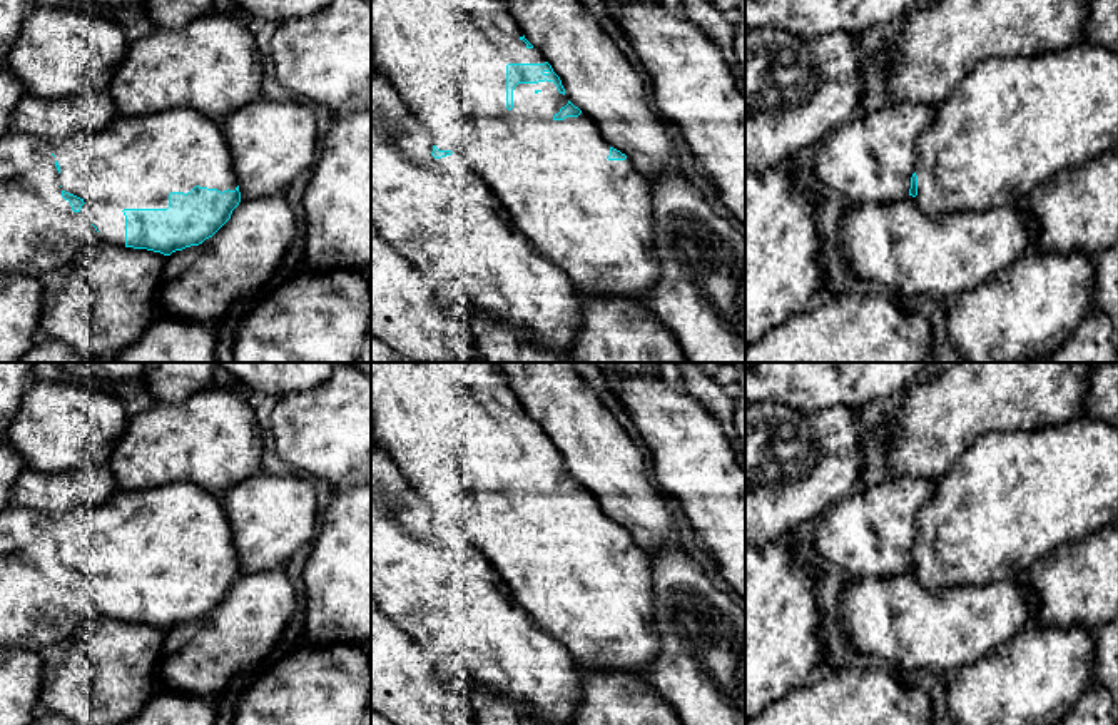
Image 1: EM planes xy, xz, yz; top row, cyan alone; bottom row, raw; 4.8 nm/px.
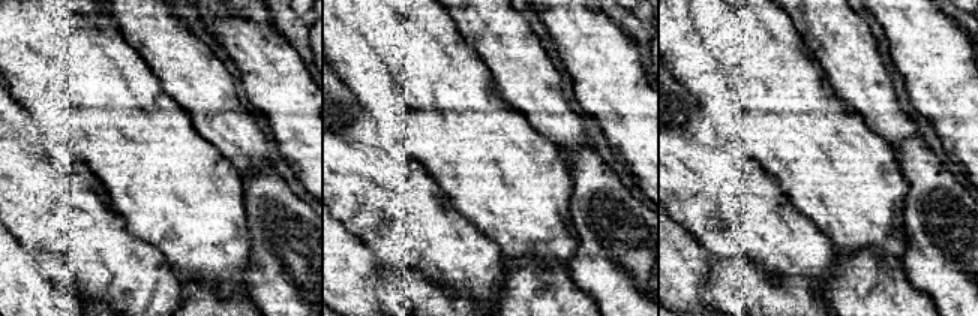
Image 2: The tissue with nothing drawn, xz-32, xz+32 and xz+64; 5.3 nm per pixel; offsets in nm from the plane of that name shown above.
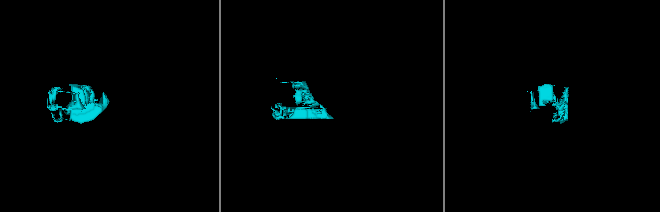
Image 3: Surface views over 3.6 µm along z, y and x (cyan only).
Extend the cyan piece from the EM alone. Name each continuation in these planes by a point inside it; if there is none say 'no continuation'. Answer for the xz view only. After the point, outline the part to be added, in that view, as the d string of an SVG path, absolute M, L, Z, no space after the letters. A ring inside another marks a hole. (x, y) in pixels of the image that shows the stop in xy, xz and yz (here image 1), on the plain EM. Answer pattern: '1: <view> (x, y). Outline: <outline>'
1: xz (445, 425). Outline: M371 362L371 439L389 454L404 479L424 499L409 525L433 531L436 520L453 526L441 535L473 541L533 623L562 641L582 668L627 672L648 682L652 663L660 651L650 555L628 533L607 533L610 520L597 496L585 488L553 493L568 478L553 456L518 458L513 464L513 483L506 483L506 439L546 436L538 424L528 423L521 411L515 389L493 362Z

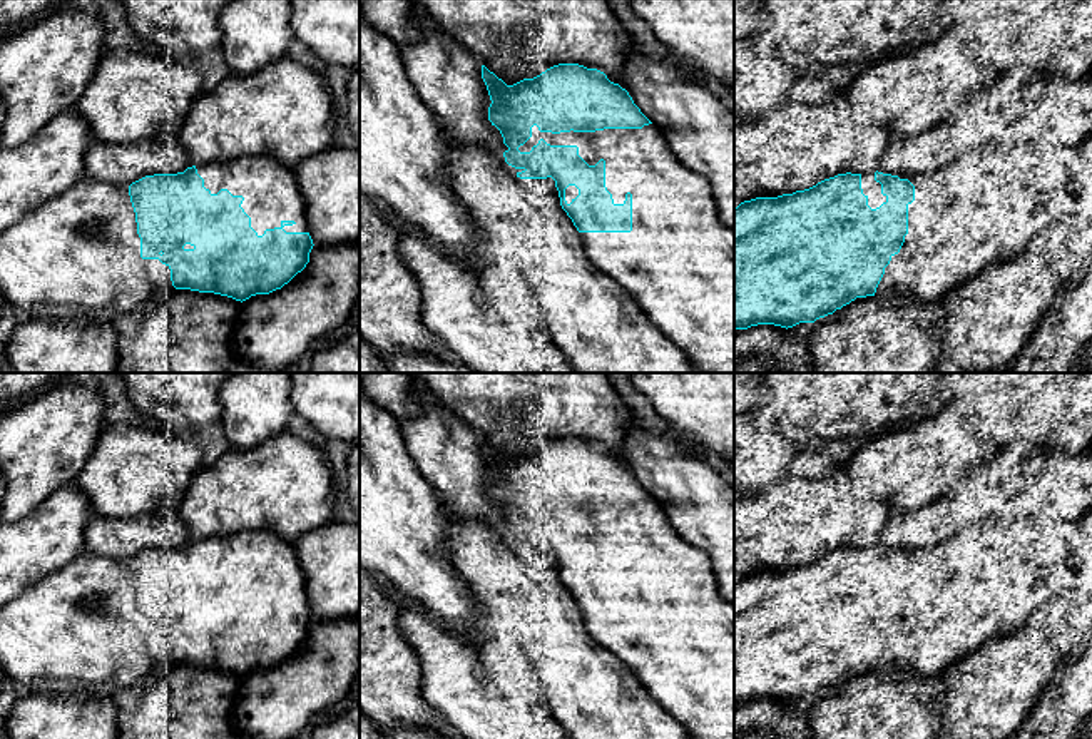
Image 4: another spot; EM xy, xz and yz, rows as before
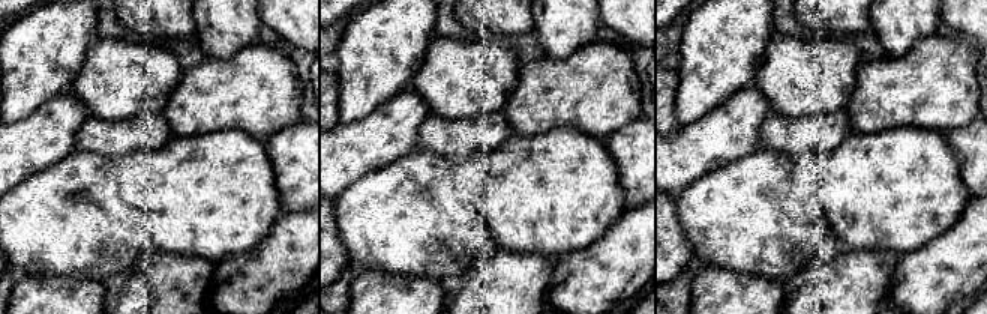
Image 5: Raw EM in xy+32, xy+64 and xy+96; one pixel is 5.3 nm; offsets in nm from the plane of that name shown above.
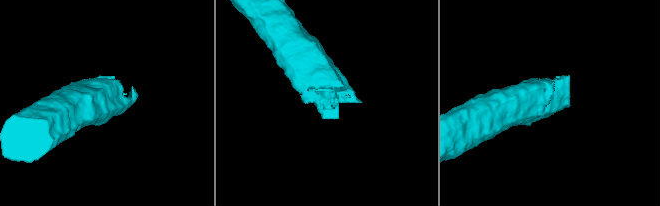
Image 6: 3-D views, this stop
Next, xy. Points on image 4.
1: xy (271, 569). Outline: M266 530L209 537L196 543L211 568L227 563L232 570L244 572L241 582L251 592L251 602L258 610L274 602L309 607L294 543Z
2: xy (129, 609). Outline: M124 560L125 582L120 585L120 612L135 629L140 630L140 612L137 609L135 587L129 570L129 560Z

